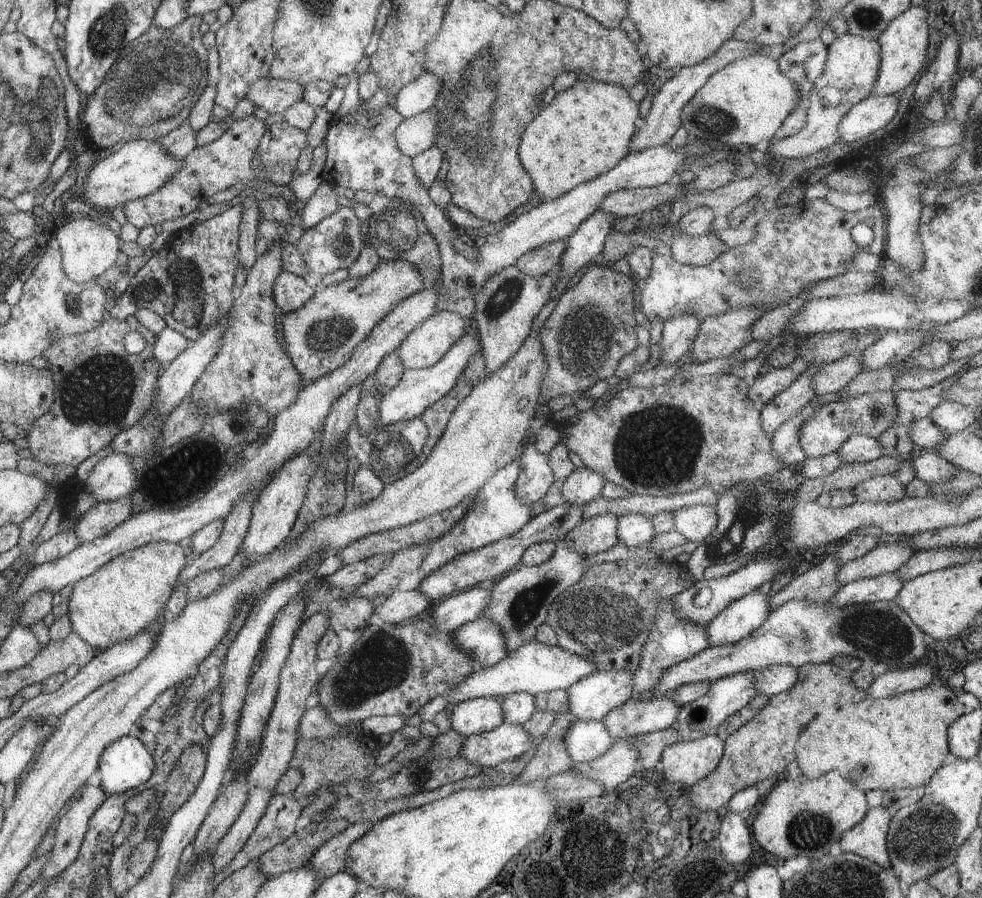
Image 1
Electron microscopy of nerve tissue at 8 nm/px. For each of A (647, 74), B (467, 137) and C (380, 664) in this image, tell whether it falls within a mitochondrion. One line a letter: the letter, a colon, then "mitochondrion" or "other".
A: other
B: mitochondrion
C: mitochondrion

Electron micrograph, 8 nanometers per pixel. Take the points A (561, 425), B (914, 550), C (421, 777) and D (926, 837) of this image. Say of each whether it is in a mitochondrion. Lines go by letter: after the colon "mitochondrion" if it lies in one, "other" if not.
A: other
B: other
C: mitochondrion
D: mitochondrion

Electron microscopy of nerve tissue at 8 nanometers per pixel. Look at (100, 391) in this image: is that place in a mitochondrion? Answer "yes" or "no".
yes

